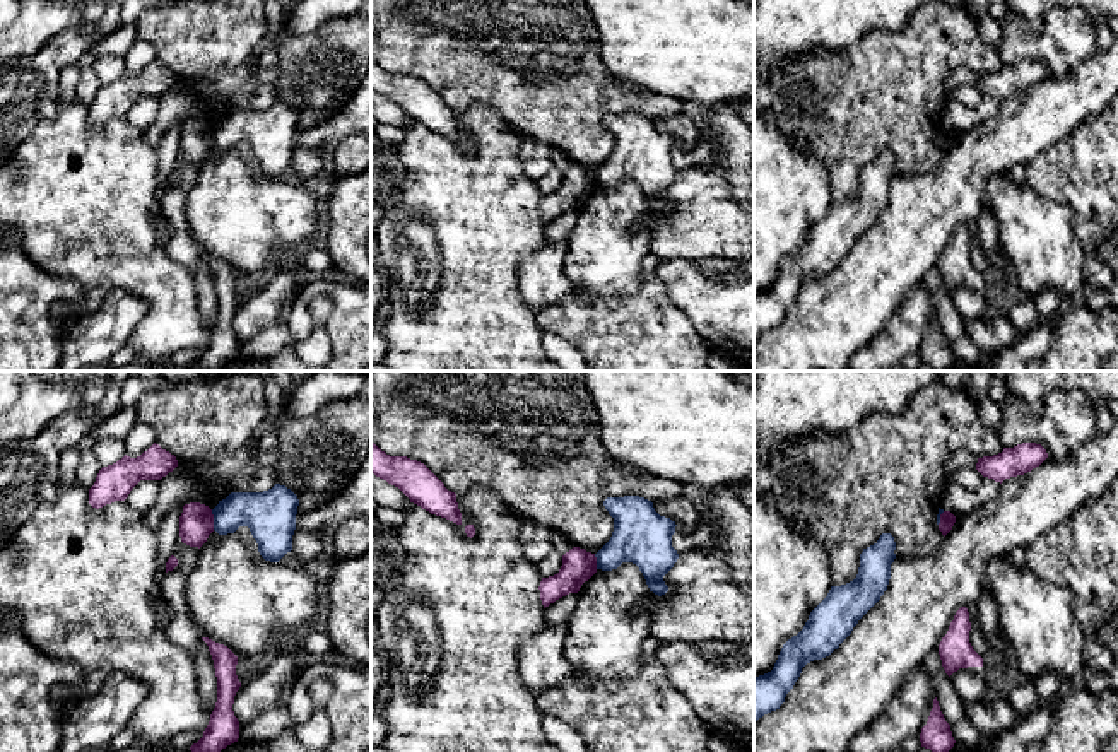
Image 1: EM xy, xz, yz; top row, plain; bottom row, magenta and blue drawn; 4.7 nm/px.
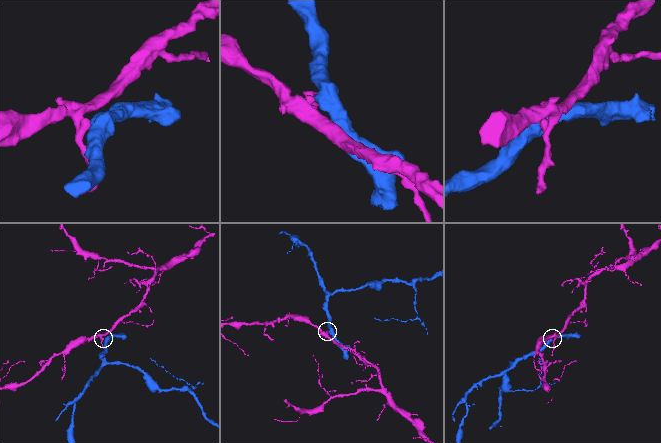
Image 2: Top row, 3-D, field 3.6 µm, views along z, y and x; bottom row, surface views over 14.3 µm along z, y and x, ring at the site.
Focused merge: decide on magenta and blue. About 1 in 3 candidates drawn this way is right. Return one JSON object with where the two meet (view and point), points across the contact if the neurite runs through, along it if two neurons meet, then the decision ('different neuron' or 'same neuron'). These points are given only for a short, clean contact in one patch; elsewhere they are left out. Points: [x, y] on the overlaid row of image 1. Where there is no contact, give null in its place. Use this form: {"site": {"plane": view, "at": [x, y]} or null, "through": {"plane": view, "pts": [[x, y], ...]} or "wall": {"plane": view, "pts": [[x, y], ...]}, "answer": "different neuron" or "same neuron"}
{"site": {"plane": "xy", "at": [212, 520]}, "wall": {"plane": "xy", "pts": [[211, 510], [214, 528]]}, "answer": "different neuron"}

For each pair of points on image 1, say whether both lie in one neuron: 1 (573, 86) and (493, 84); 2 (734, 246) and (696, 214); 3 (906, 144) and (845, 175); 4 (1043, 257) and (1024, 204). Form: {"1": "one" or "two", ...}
{"1": "one", "2": "one", "3": "one", "4": "one"}

